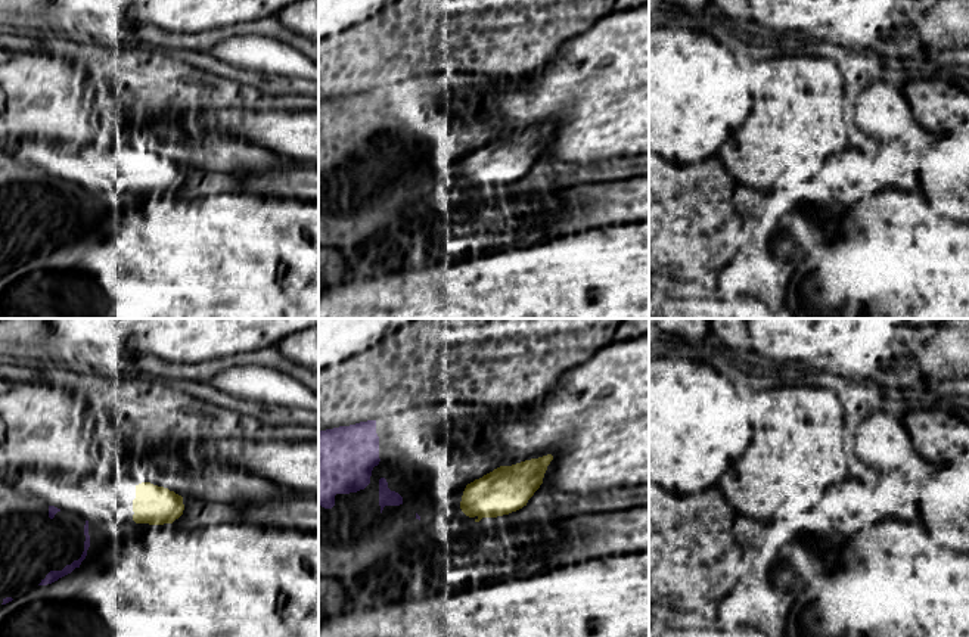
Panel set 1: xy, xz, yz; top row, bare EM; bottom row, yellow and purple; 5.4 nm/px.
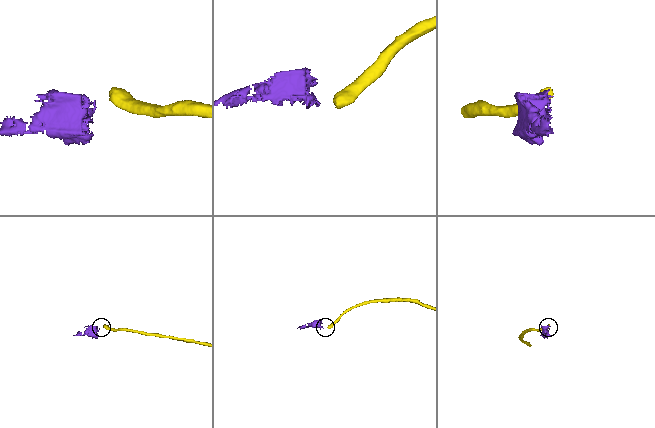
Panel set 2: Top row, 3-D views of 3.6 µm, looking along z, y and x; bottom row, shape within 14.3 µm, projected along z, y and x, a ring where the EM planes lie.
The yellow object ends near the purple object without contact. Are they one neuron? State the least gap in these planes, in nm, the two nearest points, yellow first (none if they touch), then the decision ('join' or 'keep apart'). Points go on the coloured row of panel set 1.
220 nm | xz (460, 507), (419, 516) | keep apart

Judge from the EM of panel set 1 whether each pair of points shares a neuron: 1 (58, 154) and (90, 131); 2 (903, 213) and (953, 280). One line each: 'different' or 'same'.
1: different
2: same

